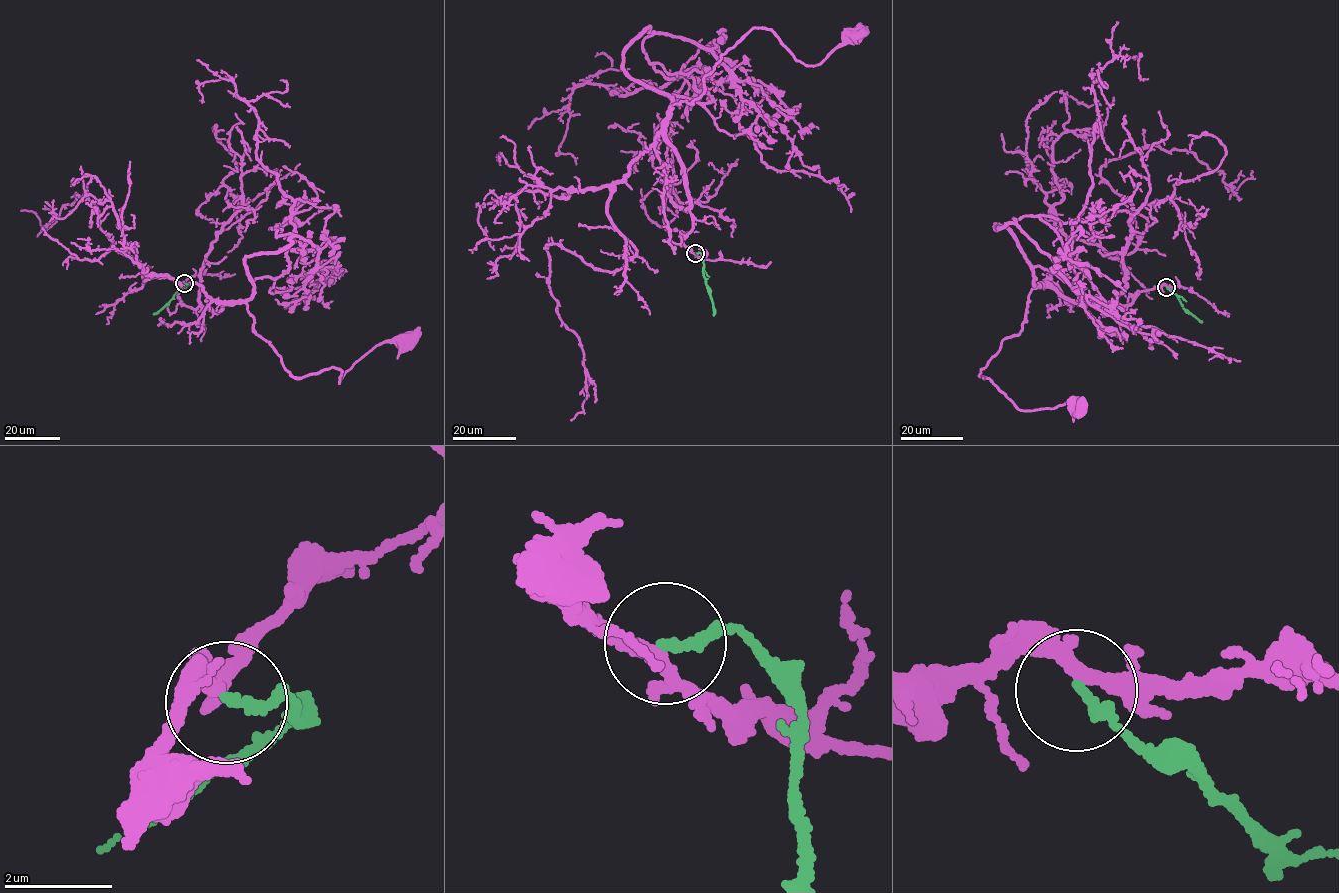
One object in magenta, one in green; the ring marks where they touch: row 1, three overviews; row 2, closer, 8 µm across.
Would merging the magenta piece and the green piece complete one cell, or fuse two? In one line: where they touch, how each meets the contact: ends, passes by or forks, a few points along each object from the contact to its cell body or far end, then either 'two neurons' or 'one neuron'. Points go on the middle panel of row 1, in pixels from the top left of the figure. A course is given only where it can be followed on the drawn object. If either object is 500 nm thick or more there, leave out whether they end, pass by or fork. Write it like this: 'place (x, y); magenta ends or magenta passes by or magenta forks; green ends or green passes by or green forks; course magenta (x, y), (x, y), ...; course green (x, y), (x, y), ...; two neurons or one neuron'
place (695, 253); magenta forks; green ends; course magenta (695, 254), (682, 241), (692, 216), (666, 134), (670, 107), (699, 97), (752, 28), (808, 65), (850, 39); course green (695, 253), (703, 258), (702, 271), (714, 316); one neuron

